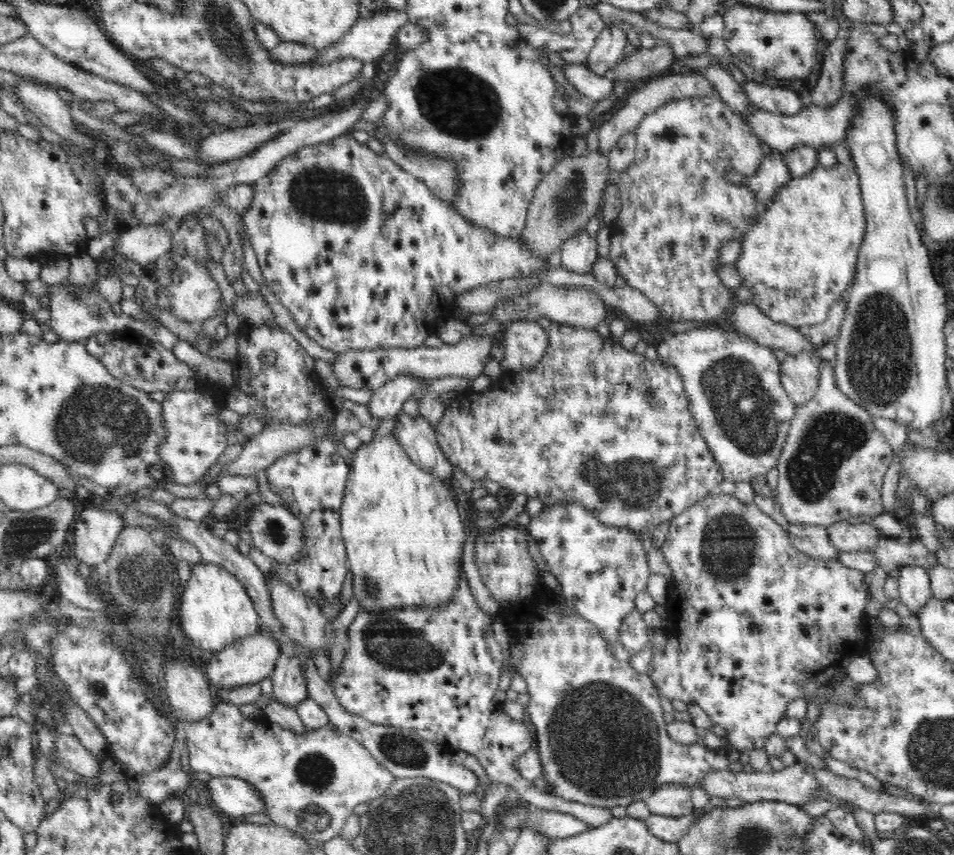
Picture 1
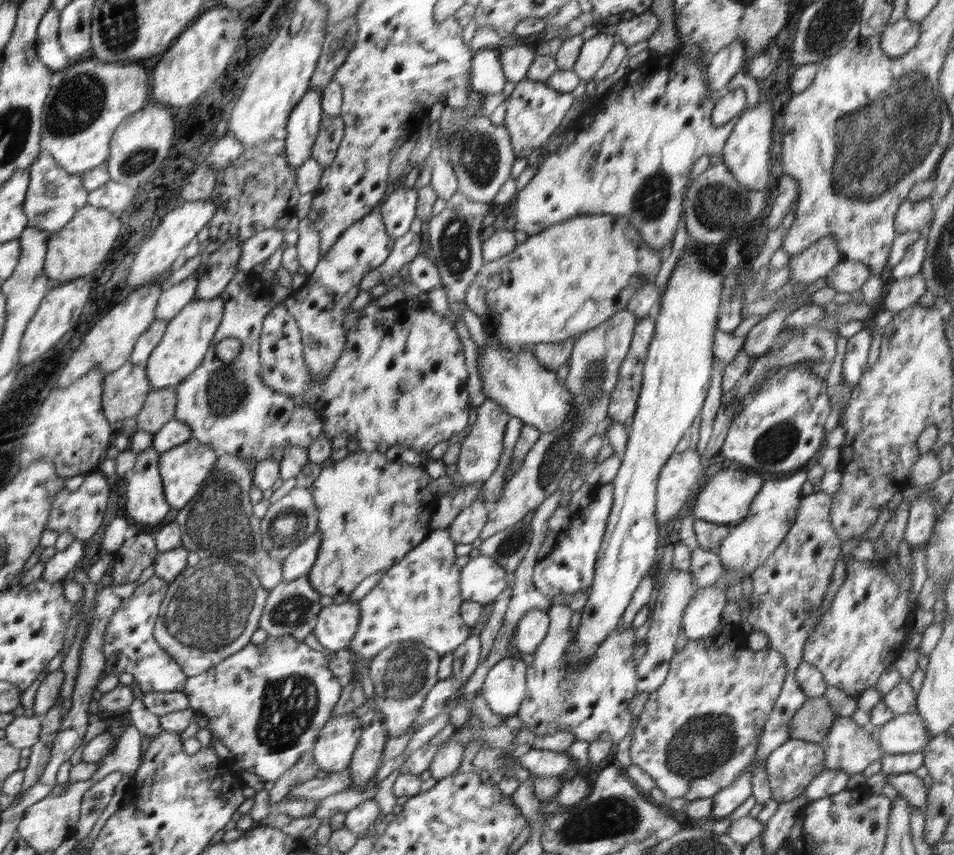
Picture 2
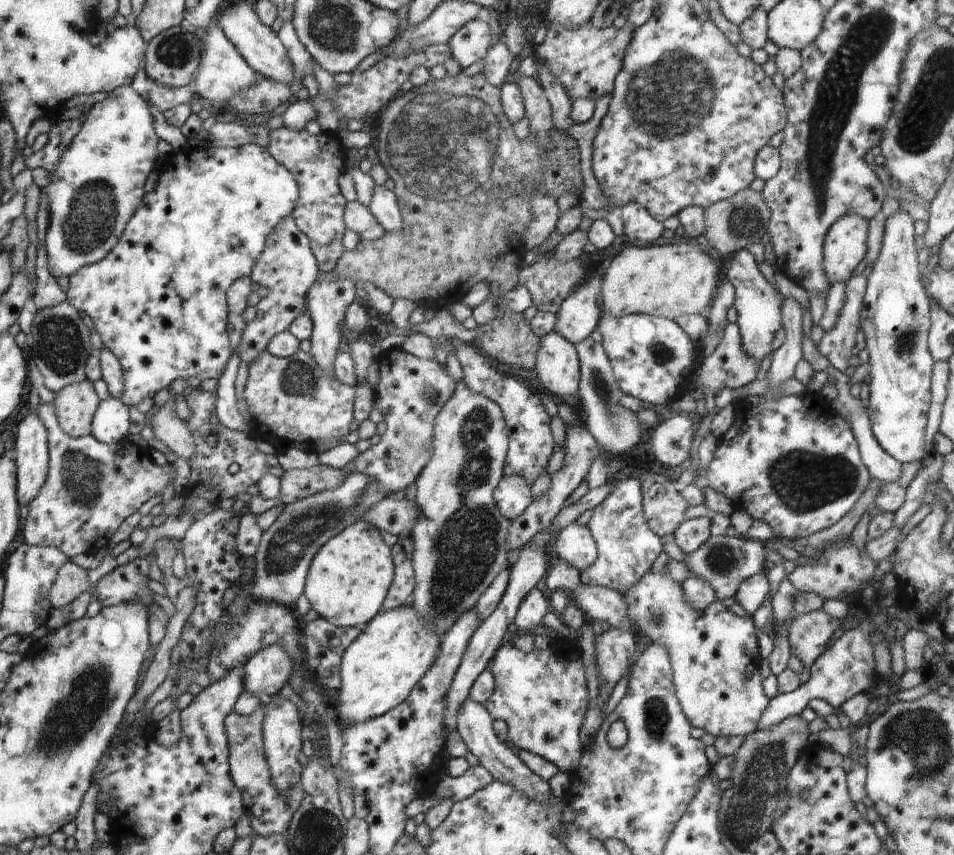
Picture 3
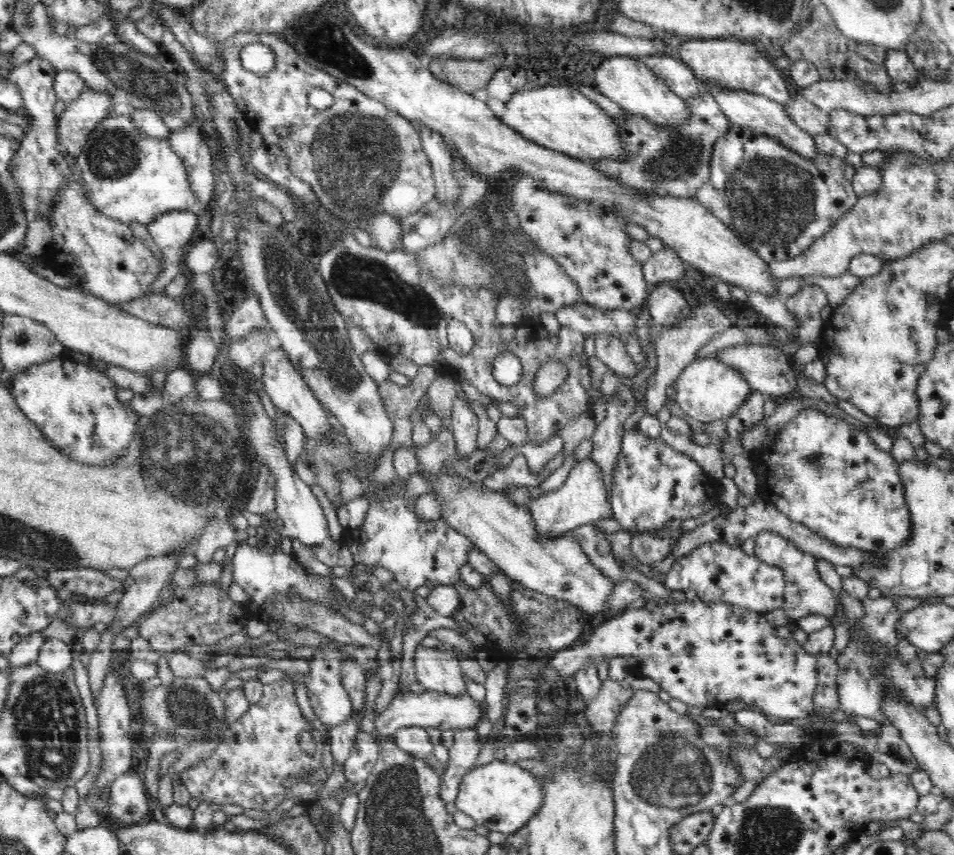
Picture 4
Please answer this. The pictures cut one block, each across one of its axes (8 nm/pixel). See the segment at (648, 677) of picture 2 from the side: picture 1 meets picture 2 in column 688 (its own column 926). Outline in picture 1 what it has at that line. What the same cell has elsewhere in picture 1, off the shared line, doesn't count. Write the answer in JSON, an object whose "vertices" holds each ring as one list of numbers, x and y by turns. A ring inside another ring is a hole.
{"vertices":[[904,566,895,574,900,584,899,601,906,605,915,616,915,613,934,597,930,587,930,576,927,570,920,566]]}

